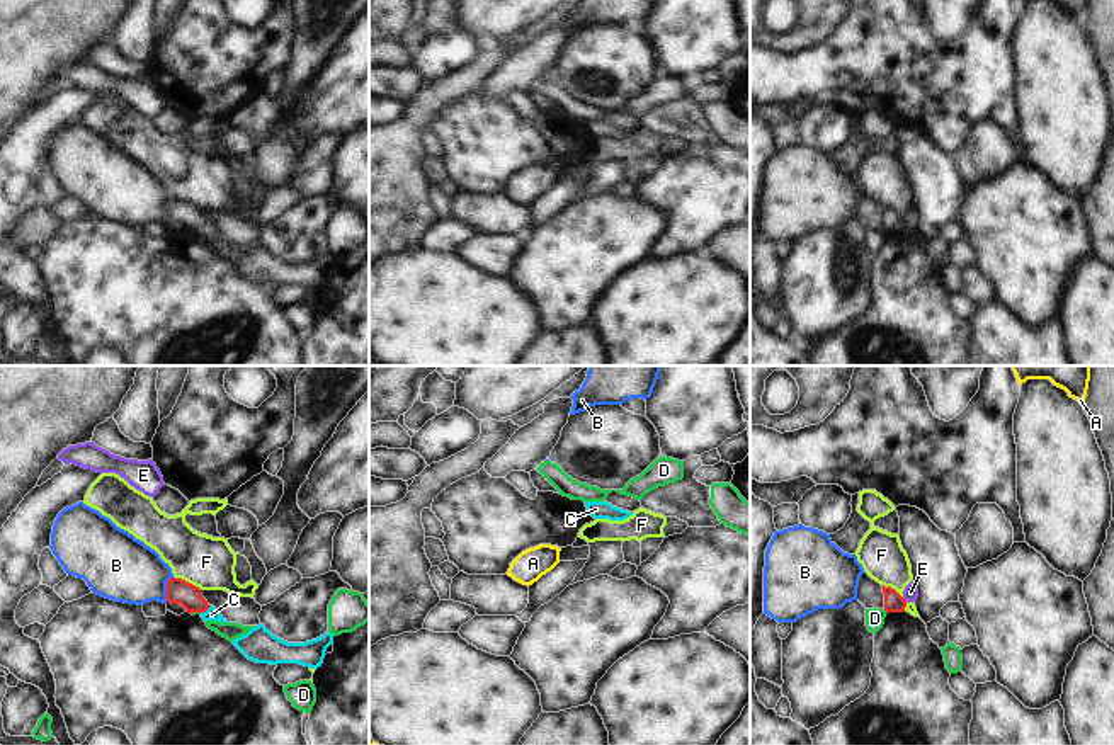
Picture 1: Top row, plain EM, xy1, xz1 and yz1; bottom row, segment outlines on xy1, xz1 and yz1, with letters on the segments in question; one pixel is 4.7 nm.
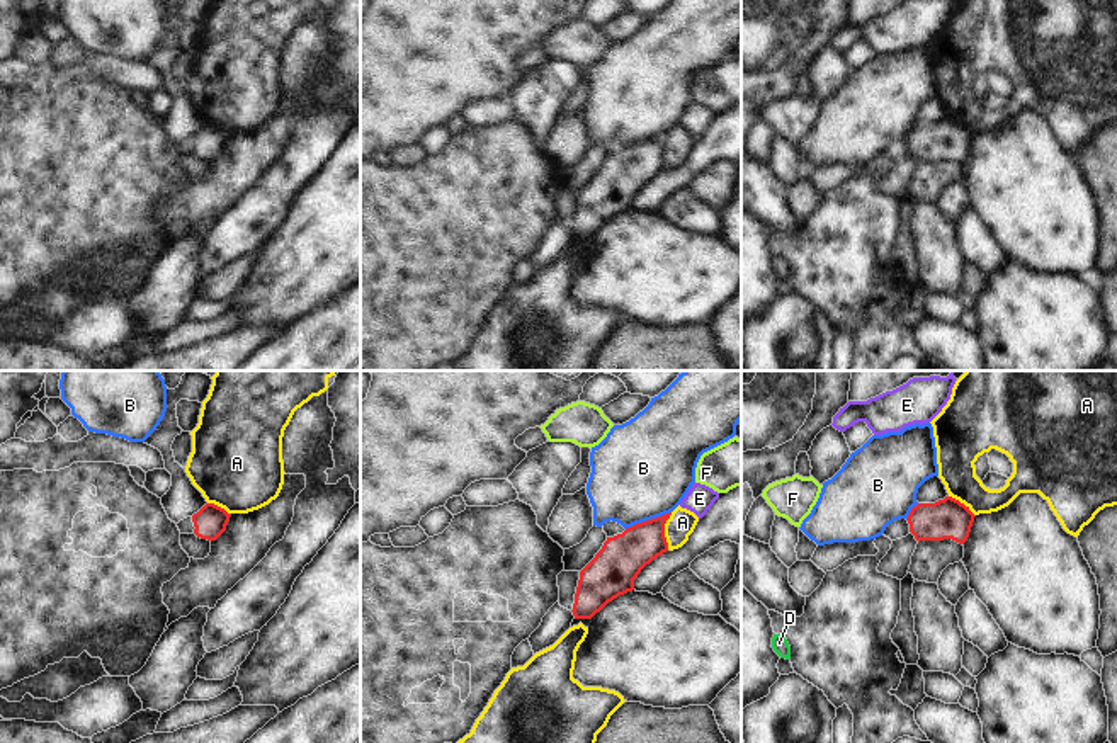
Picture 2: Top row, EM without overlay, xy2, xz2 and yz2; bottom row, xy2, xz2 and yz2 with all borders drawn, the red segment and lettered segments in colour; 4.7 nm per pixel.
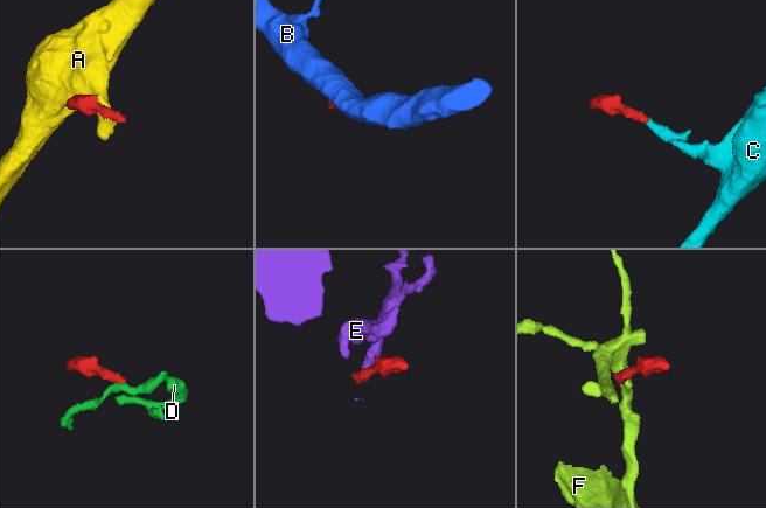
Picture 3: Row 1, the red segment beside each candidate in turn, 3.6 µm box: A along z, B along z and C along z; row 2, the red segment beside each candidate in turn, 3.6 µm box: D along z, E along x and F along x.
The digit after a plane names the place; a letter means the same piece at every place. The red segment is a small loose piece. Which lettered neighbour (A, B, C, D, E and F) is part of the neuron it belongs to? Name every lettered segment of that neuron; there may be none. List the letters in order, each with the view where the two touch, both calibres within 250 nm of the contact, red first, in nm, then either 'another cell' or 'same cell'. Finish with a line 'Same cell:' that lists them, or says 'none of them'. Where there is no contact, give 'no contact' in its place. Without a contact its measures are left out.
A: meets red in xz2; 220 nm thick on the red side, 130 nm on the other; another cell
B: meets red in xz2; 220 nm thick on the red side, 460 nm on the other; another cell
C: meets red in xy1; 120 nm thick on the red side, 60 nm on the other; same cell
D: meets red in xy1; 120 nm thick on the red side, 20 nm on the other; another cell
E: meets red in yz1; 100 nm thick on the red side, 70 nm on the other; another cell
F: meets red in xy1; 120 nm thick on the red side, 240 nm on the other; another cell
Same cell: C

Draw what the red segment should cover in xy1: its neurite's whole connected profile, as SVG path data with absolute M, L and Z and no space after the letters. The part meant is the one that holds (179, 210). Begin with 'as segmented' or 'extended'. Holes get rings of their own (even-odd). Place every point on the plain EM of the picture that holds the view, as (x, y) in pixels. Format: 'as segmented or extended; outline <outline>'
extended; outline M170 197L167 201L167 221L180 223L185 231L199 231L204 240L228 242L214 225L202 216L201 208L182 199Z

